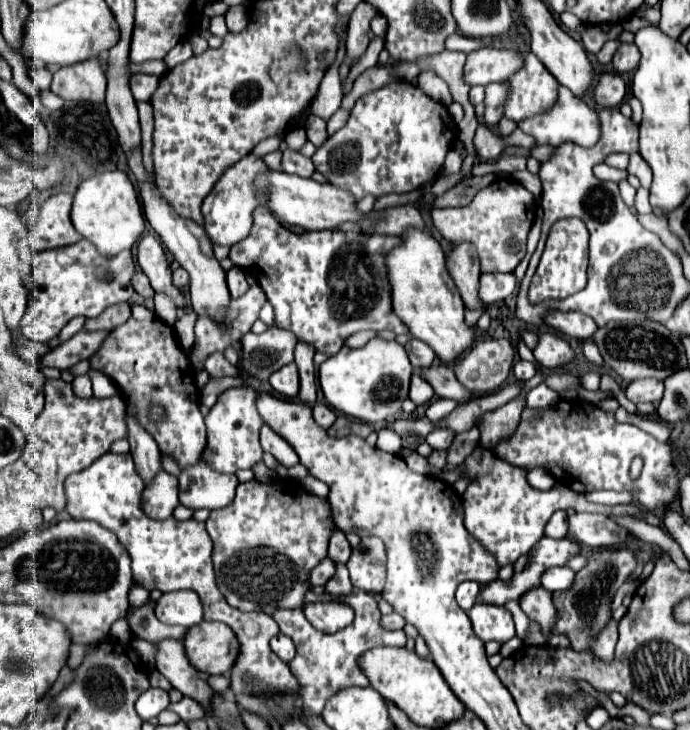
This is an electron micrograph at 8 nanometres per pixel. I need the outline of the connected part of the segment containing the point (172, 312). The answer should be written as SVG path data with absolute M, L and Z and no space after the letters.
M155 293L153 305L155 305L155 313L163 321L167 321L167 325L173 325L177 321L177 307L175 301L171 301L171 297L167 297L165 293Z

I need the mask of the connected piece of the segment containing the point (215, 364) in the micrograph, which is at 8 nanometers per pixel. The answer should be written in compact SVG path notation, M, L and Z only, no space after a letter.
M211 353L211 357L207 357L205 361L205 369L211 377L221 377L221 375L237 375L237 369L225 359L223 353Z

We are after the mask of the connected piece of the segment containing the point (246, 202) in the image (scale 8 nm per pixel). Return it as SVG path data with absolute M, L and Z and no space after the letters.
M243 157L239 161L239 165L235 163L231 169L227 169L223 173L223 177L215 183L215 187L211 189L211 193L205 197L203 205L201 205L201 213L203 213L203 225L205 225L205 233L211 239L213 245L223 245L223 247L231 247L239 241L243 241L243 237L247 237L247 233L251 233L251 223L253 223L253 209L257 205L261 205L263 201L259 201L259 197L255 197L255 185L253 179L257 173L267 171L265 163L259 157Z

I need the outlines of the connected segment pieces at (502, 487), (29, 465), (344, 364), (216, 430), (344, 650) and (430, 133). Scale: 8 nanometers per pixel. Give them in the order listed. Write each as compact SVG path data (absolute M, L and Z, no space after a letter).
M477 447L465 461L461 463L461 477L467 479L469 485L463 493L463 509L465 509L465 527L467 531L479 541L479 545L491 553L499 567L515 563L521 555L525 555L541 537L547 521L559 509L575 509L575 511L589 511L589 513L615 513L615 515L641 515L649 525L661 527L661 519L651 513L643 513L639 507L633 505L615 505L615 507L601 507L587 503L583 493L575 493L569 487L557 483L549 491L533 489L525 479L525 469L515 467L507 461L497 459L489 449Z
M47 379L47 383L45 383L45 407L39 413L33 431L27 435L25 451L19 457L19 461L15 461L13 465L9 465L1 471L1 475L9 487L9 497L23 501L31 507L39 507L39 509L53 507L57 513L65 511L65 507L67 507L65 479L71 473L77 473L77 471L89 467L95 459L105 455L115 441L125 439L125 437L127 437L127 421L125 421L125 407L123 407L121 395L113 395L107 399L97 399L97 397L83 399L83 397L75 395L71 383L65 383L63 379Z
M375 337L365 347L341 347L337 355L331 355L319 367L319 383L327 403L335 411L347 417L355 417L363 423L385 425L401 411L401 405L409 393L411 373L413 367L407 359L403 345L399 345L397 341L383 341Z
M233 387L219 395L217 403L205 417L207 425L207 445L203 459L217 473L235 473L239 469L251 469L255 463L263 461L263 449L259 445L259 429L263 427L263 417L257 411L257 391L253 387Z
M355 589L349 595L343 595L343 599L347 597L347 605L353 607L355 611L355 621L333 633L333 635L325 635L321 631L317 631L303 615L303 611L297 609L277 609L275 613L271 613L271 617L275 619L275 623L279 625L279 629L289 635L295 641L297 653L295 659L289 661L289 669L295 675L299 689L297 689L297 697L301 701L303 707L311 709L313 713L321 713L325 701L335 695L339 689L343 687L369 687L367 675L361 671L359 667L359 657L363 653L367 653L373 647L379 645L397 645L403 647L407 637L403 631L389 631L379 627L379 607L377 607L377 599L371 593L363 593L363 589Z
M403 81L389 83L379 91L363 95L357 99L355 107L351 109L351 117L345 127L333 133L311 157L315 169L335 187L349 191L357 201L365 195L389 195L389 193L409 193L431 181L439 175L445 155L451 149L451 133L447 125L449 113L445 105L427 97L419 87Z

